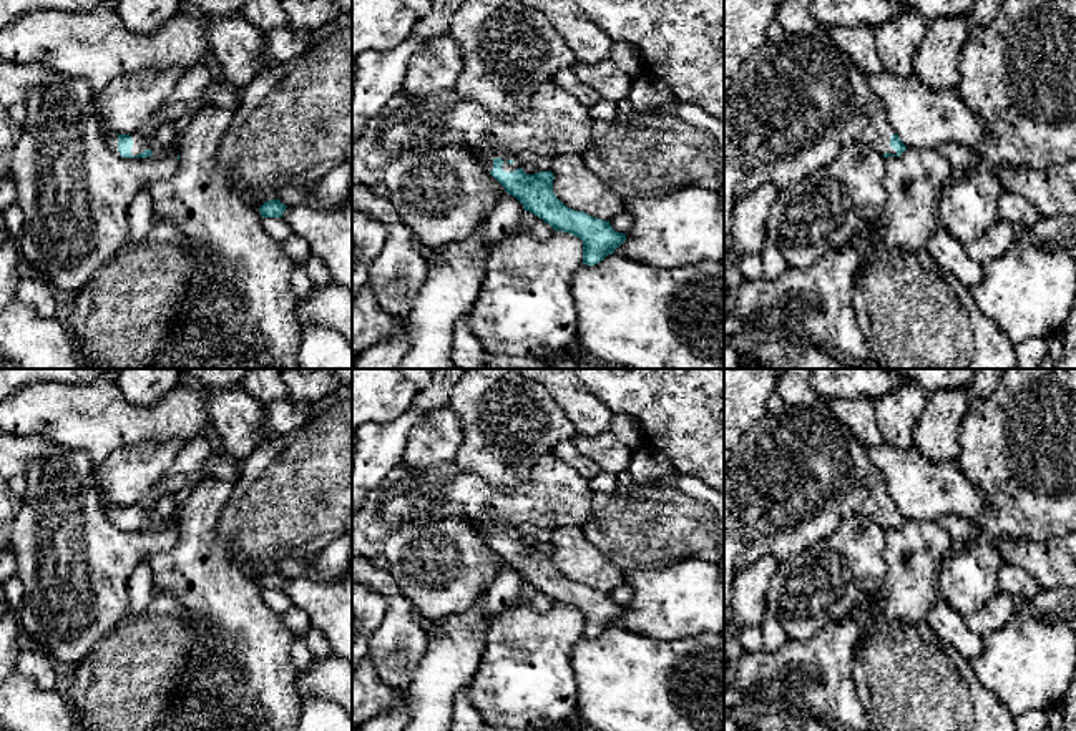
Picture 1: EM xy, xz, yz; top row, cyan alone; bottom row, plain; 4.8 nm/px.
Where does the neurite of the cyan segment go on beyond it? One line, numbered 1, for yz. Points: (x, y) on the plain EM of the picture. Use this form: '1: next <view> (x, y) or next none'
1: next yz (791, 480)

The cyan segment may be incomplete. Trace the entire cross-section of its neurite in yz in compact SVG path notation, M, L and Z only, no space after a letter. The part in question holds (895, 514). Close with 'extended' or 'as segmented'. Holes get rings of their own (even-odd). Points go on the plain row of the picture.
M827 400L814 405L787 405L780 414L765 412L734 447L724 472L724 532L737 543L737 570L752 567L762 557L774 557L780 565L794 555L825 540L852 513L873 523L900 528L907 518L888 493L888 487L852 430L840 422Z | extended

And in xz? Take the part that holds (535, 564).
M472 520L483 540L516 570L525 583L533 585L555 603L570 605L583 613L583 636L594 638L626 613L609 593L593 590L565 578L553 565L553 545L526 547L515 527L506 522Z | extended

